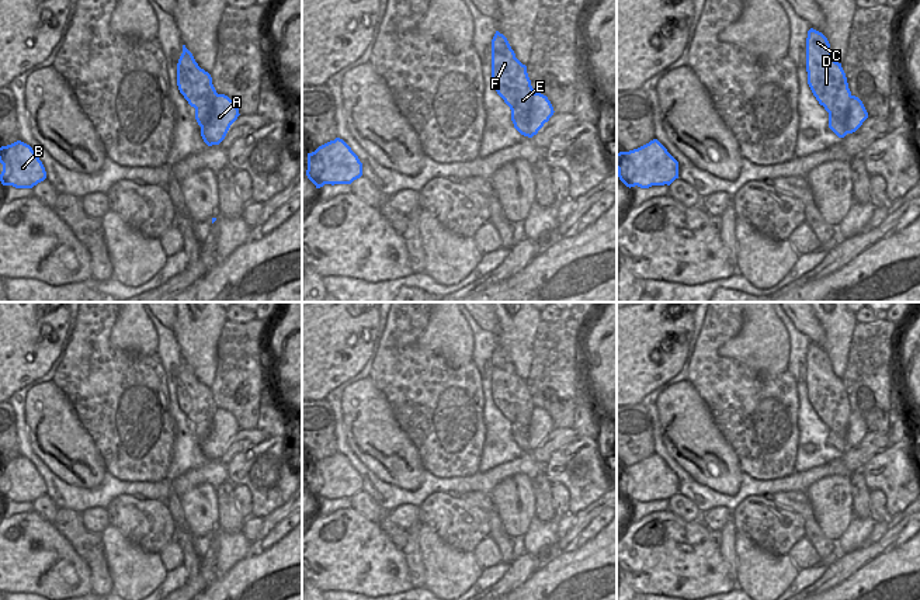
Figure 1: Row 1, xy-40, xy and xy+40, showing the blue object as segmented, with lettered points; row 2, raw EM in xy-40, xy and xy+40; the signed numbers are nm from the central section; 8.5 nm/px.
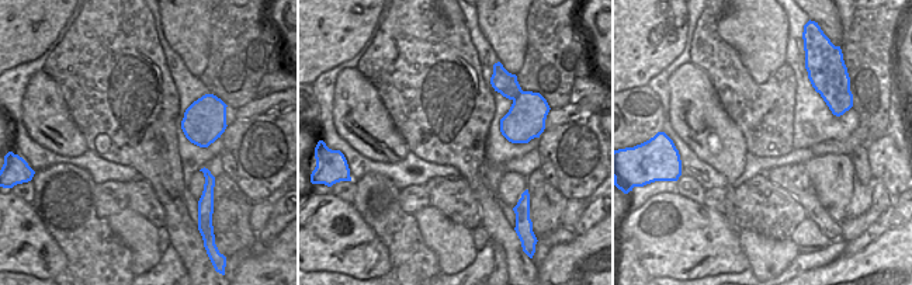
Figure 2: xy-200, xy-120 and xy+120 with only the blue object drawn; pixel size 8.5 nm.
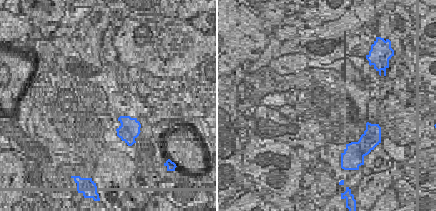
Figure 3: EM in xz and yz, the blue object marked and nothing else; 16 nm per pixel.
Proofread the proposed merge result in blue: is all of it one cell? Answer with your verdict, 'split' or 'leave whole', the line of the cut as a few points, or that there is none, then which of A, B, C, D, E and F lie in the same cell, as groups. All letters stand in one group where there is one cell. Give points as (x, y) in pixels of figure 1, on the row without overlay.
split | xy (534, 406), (530, 415), (527, 450) | A B / C D E F

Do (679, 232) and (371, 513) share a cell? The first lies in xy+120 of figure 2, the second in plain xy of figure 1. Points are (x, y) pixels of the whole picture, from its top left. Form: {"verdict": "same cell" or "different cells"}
{"verdict": "different cells"}

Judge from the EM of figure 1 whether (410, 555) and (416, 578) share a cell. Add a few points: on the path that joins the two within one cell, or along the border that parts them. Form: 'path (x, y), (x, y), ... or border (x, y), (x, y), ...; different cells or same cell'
path (413, 561), (416, 572); same cell

